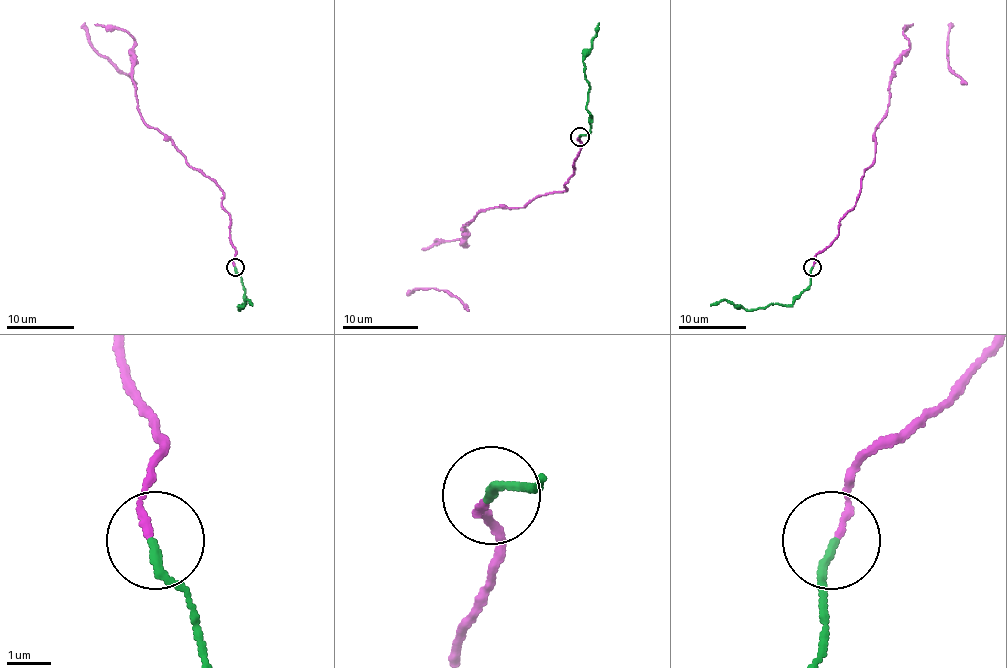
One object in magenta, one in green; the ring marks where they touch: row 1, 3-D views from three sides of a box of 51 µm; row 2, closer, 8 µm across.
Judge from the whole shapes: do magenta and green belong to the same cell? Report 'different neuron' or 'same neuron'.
different neuron

